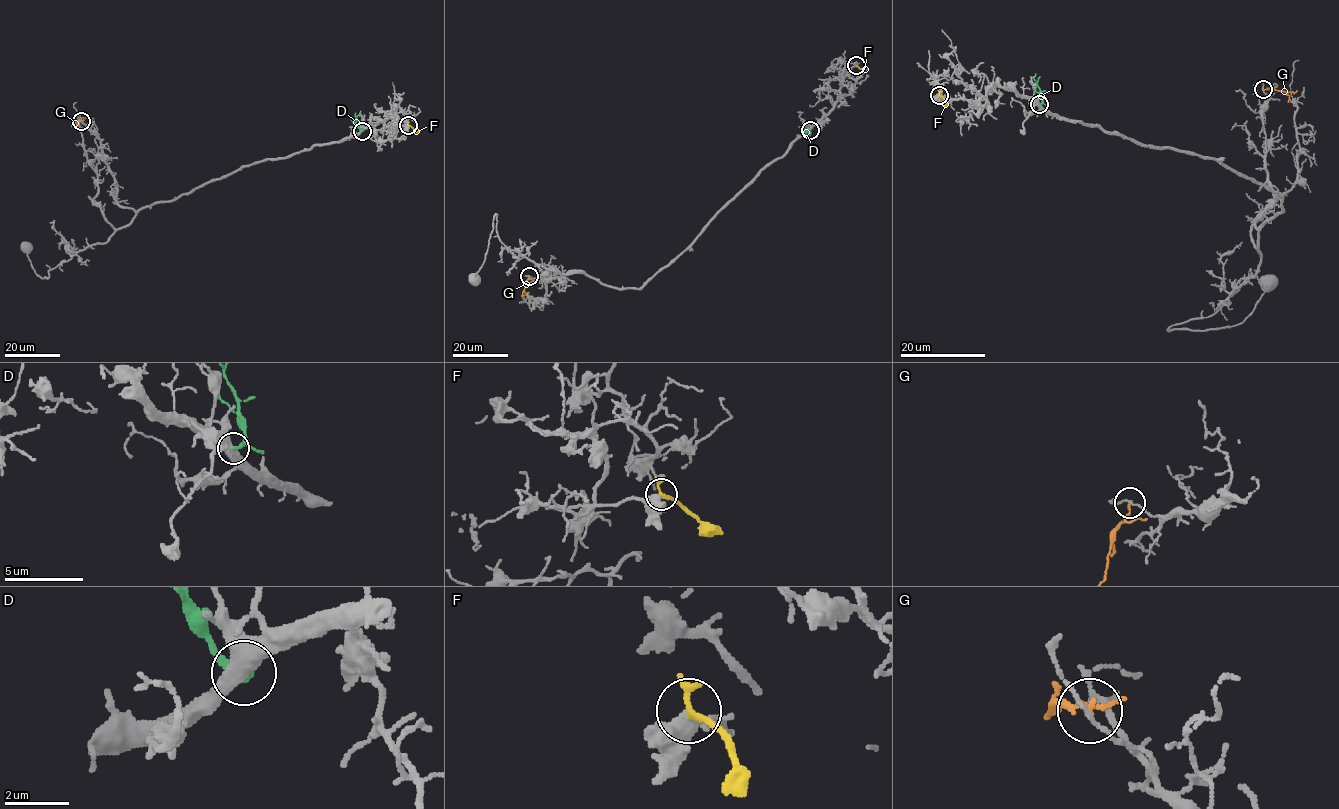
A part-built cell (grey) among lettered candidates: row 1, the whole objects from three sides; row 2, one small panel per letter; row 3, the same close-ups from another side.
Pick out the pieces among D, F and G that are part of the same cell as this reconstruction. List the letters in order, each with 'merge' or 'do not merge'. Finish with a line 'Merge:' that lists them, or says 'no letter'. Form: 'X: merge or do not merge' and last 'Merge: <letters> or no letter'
D: do not merge
F: merge
G: do not merge
Merge: F

